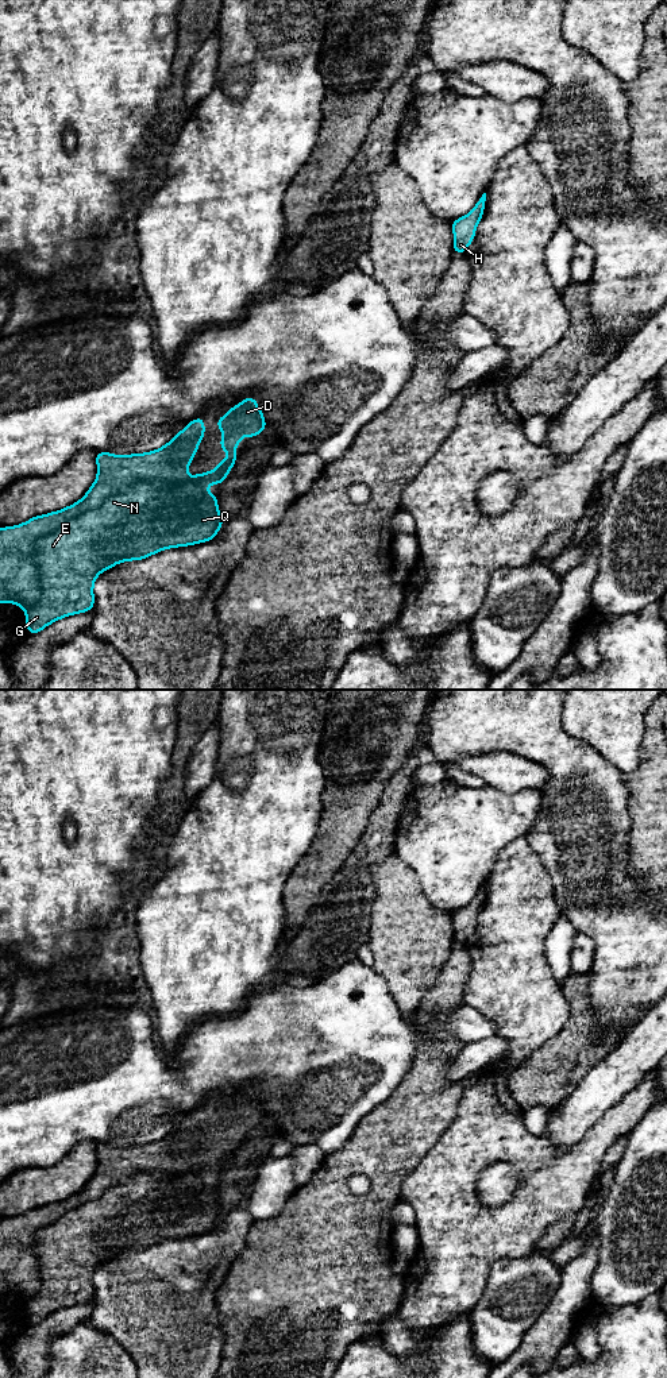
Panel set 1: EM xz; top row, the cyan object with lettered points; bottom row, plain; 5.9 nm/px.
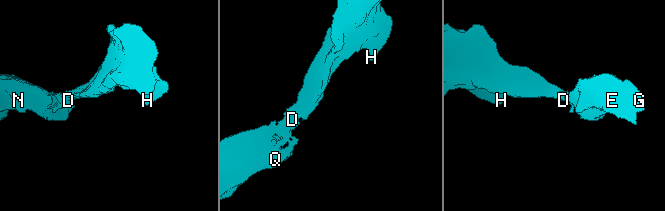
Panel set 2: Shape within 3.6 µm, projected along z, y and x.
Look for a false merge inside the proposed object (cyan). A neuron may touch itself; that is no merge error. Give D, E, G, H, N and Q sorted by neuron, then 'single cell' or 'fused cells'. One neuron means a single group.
D E G H N Q | single cell

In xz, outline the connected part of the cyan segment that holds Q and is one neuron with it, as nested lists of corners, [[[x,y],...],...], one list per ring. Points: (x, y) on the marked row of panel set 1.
[[[247,397],[224,417],[219,417],[216,424],[224,435],[220,448],[231,455],[220,460],[215,470],[188,476],[188,466],[198,451],[198,443],[204,440],[204,420],[198,417],[188,422],[186,428],[166,445],[153,452],[127,456],[97,452],[96,480],[78,502],[58,512],[35,516],[16,526],[0,528],[0,603],[16,603],[24,610],[27,630],[36,634],[63,617],[90,611],[95,605],[96,578],[111,567],[122,561],[143,560],[167,548],[188,547],[215,539],[225,520],[219,514],[217,495],[212,495],[205,487],[220,485],[228,476],[238,459],[235,447],[242,443],[240,437],[255,437],[266,429],[266,421],[255,398]]]

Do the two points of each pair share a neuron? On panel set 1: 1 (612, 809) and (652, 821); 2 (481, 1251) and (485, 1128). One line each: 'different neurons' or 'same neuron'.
1: different neurons
2: same neuron

